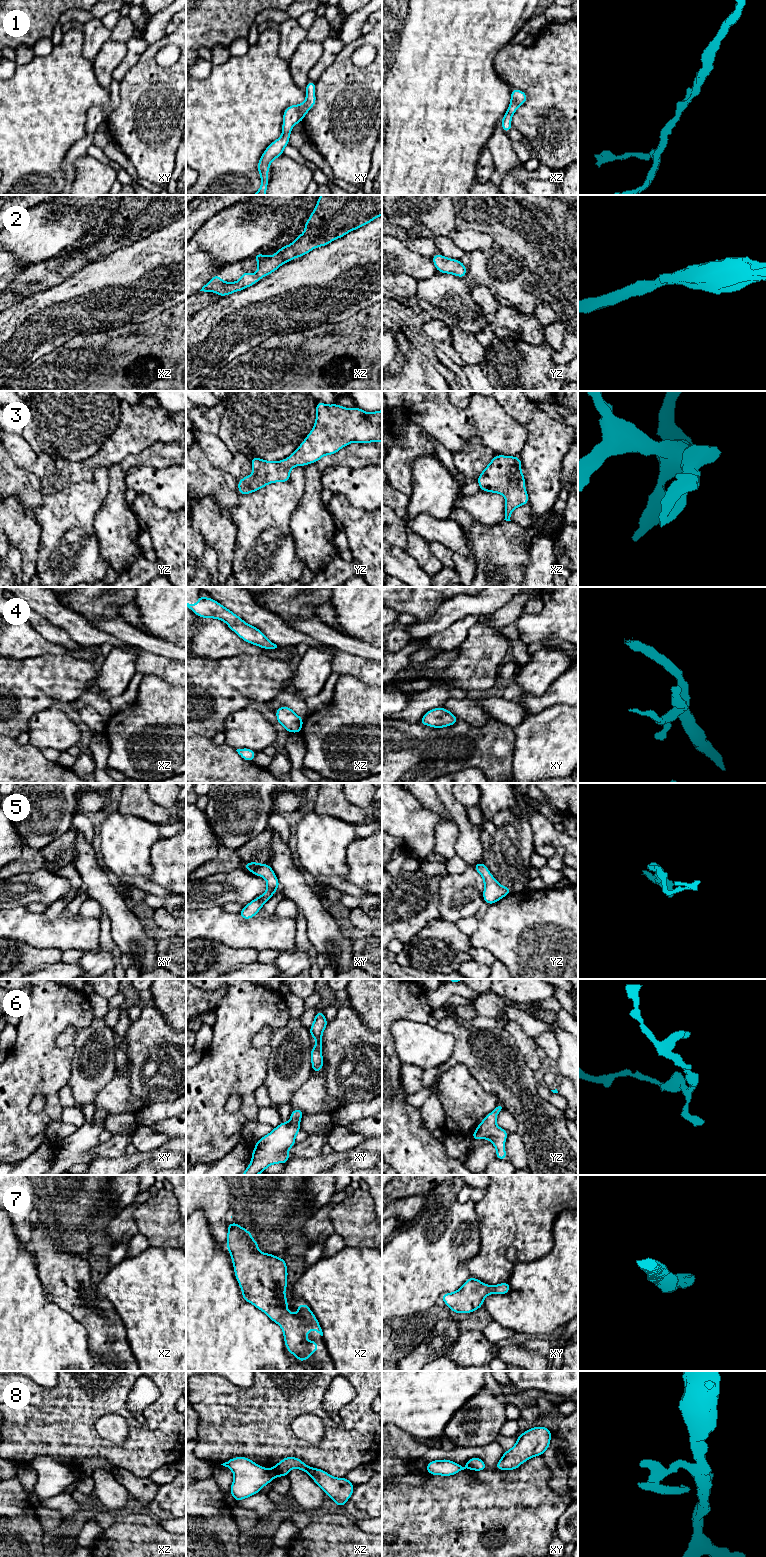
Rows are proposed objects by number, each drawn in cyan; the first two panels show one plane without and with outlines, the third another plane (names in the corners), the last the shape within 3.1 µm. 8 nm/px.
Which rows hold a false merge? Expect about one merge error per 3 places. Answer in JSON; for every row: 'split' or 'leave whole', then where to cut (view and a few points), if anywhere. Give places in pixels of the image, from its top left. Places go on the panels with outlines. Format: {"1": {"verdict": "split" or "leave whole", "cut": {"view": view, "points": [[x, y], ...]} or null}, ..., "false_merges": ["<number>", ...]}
{"1": {"verdict": "leave whole", "cut": null}, "2": {"verdict": "leave whole", "cut": null}, "3": {"verdict": "leave whole", "cut": null}, "4": {"verdict": "leave whole", "cut": null}, "5": {"verdict": "leave whole", "cut": null}, "6": {"verdict": "leave whole", "cut": null}, "7": {"verdict": "leave whole", "cut": null}, "8": {"verdict": "split", "cut": {"view": "xz", "points": [[271, 1469], [276, 1475]]}}, "false_merges": ["8"]}

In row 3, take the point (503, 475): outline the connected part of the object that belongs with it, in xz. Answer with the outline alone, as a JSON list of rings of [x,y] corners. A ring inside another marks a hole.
[[[495,455],[477,479],[480,491],[498,493],[505,497],[506,521],[511,521],[511,514],[516,507],[529,503],[521,466],[518,456]]]

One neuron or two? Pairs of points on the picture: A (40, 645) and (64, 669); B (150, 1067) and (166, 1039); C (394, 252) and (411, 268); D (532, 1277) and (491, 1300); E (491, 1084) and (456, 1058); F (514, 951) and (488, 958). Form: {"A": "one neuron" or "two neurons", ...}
{"A": "two neurons", "B": "one neuron", "C": "one neuron", "D": "one neuron", "E": "one neuron", "F": "two neurons"}

